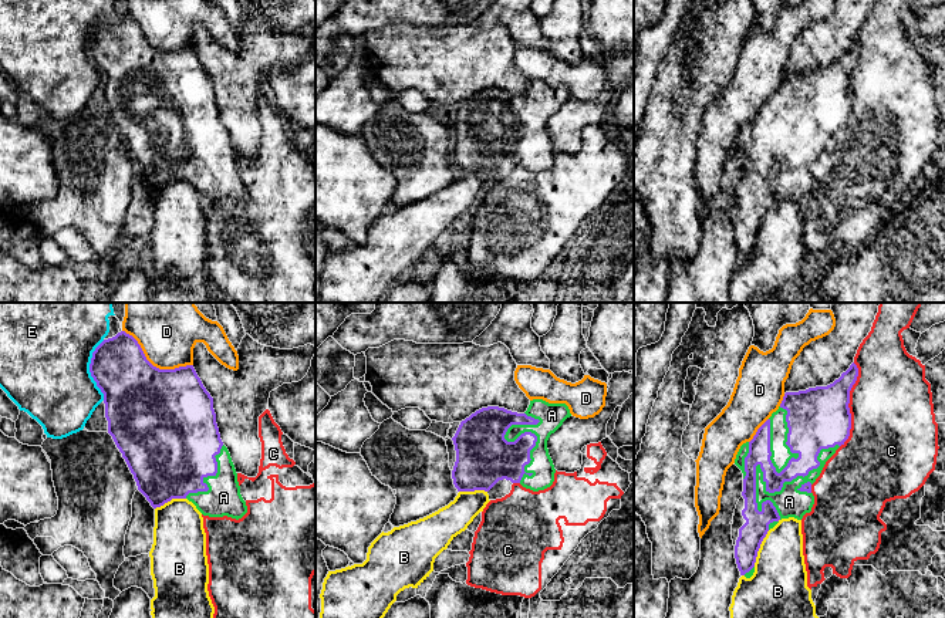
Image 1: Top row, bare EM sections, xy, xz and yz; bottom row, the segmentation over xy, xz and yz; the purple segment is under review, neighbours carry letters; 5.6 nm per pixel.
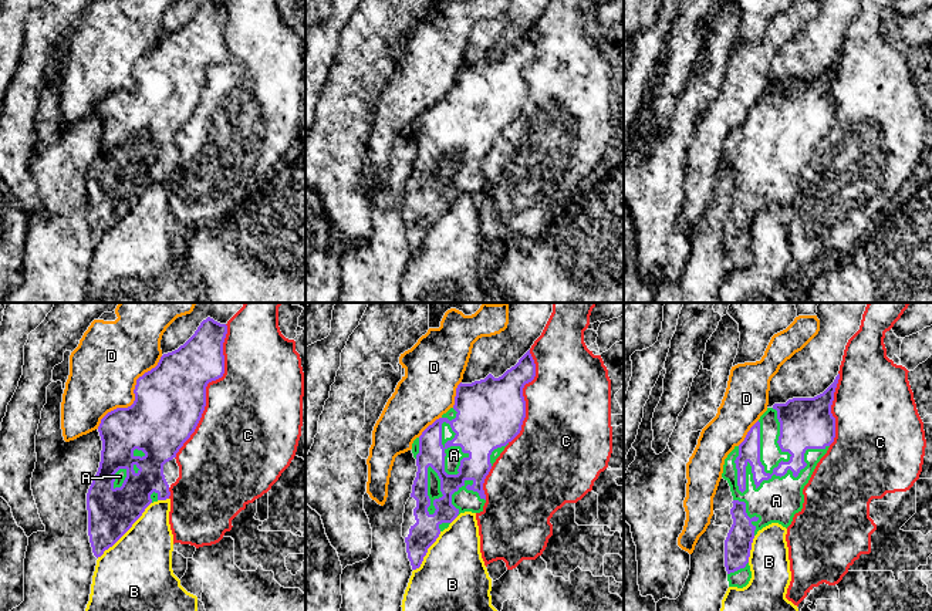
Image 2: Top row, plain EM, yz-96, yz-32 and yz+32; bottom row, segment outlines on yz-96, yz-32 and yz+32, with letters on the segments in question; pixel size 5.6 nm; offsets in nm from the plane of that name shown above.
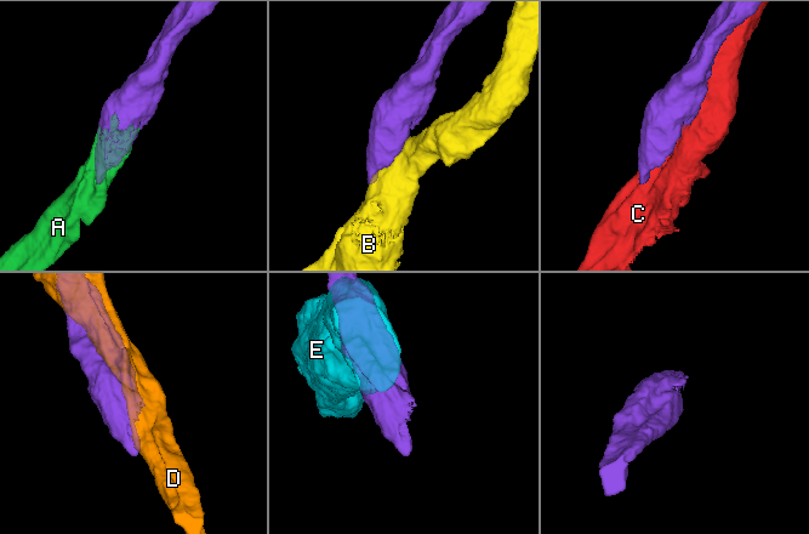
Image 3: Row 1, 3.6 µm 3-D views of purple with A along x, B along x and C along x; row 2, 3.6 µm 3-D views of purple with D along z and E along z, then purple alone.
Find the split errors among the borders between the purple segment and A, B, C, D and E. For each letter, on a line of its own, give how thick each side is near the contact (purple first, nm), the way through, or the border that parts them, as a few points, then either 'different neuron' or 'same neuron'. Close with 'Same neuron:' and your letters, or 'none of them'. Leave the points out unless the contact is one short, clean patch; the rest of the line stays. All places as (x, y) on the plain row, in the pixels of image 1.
A: 130 nm thick on the purple side, 170 nm on the other; same neuron
B: 140 nm thick on the purple side, 320 nm on the other; different neuron
C: 360 nm thick on the purple side, 460 nm on the other; different neuron
D: 480 nm thick on the purple side, 280 nm on the other; different neuron
E: 340 nm thick on the purple side, 500 nm on the other; different neuron
Same neuron: A

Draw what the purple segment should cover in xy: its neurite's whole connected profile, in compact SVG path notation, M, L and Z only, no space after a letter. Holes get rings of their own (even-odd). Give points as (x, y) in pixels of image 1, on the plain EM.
M121 13L115 18L104 21L95 30L90 54L104 75L108 115L134 156L138 172L153 190L163 188L172 180L188 180L203 197L209 199L227 197L239 202L247 195L234 146L220 121L213 80L203 68L193 47L159 51L146 41L138 23Z

